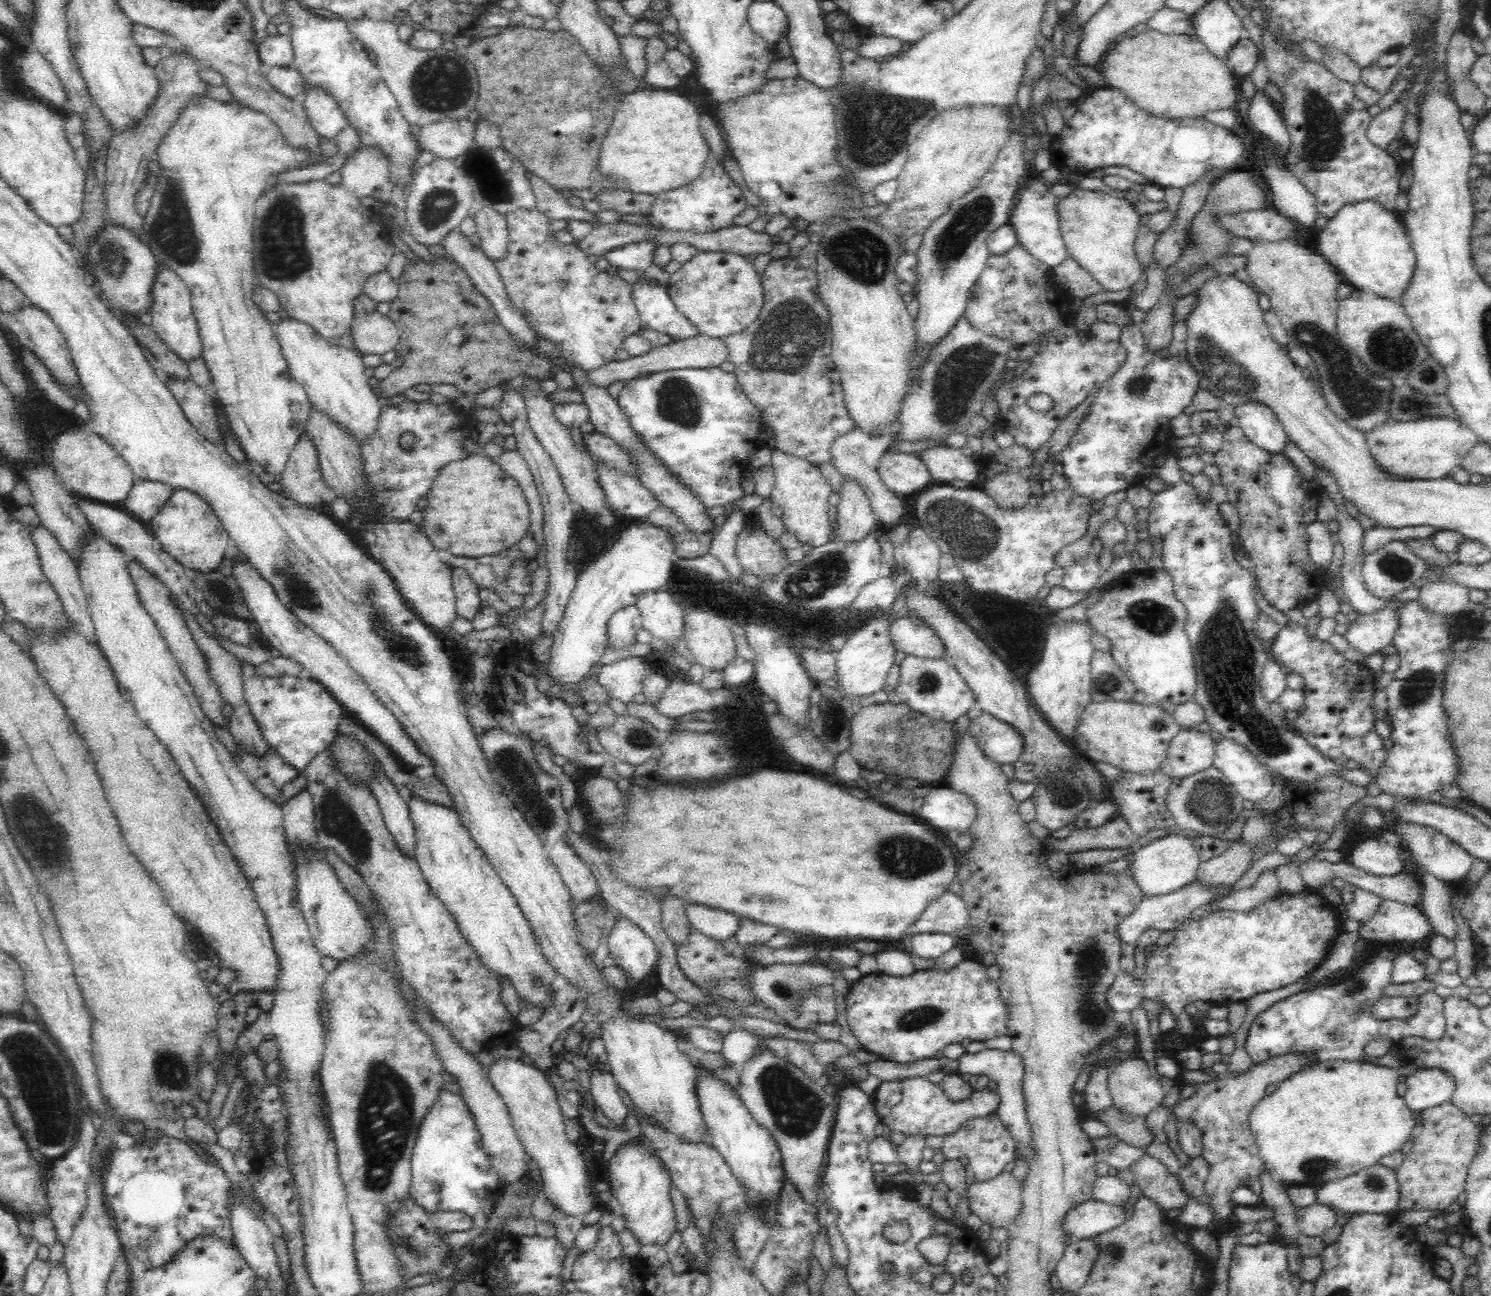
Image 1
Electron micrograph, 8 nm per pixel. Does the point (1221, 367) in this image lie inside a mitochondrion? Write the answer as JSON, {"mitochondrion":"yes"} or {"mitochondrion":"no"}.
{"mitochondrion":"yes"}

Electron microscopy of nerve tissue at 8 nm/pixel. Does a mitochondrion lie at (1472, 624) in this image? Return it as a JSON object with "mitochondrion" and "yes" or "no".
{"mitochondrion":"no"}

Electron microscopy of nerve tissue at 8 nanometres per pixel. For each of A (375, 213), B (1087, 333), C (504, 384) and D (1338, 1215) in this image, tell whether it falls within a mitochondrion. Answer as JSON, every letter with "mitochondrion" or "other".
{"A":"other","B":"other","C":"other","D":"other"}

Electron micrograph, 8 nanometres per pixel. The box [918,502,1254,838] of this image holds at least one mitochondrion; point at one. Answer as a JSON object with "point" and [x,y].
{"point":[1208,802]}

